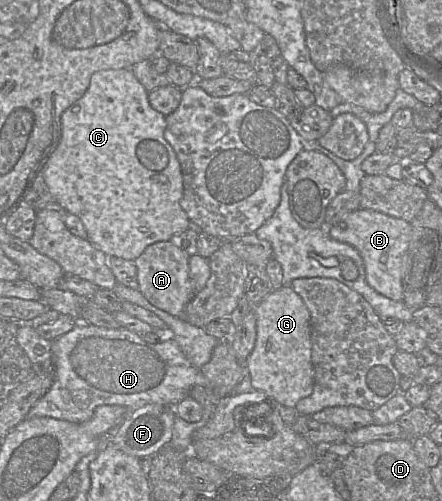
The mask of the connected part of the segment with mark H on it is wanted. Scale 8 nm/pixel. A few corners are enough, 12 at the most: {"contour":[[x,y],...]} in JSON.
{"contour":[[156,307],[173,338],[77,323],[26,419],[174,406],[219,340]]}

